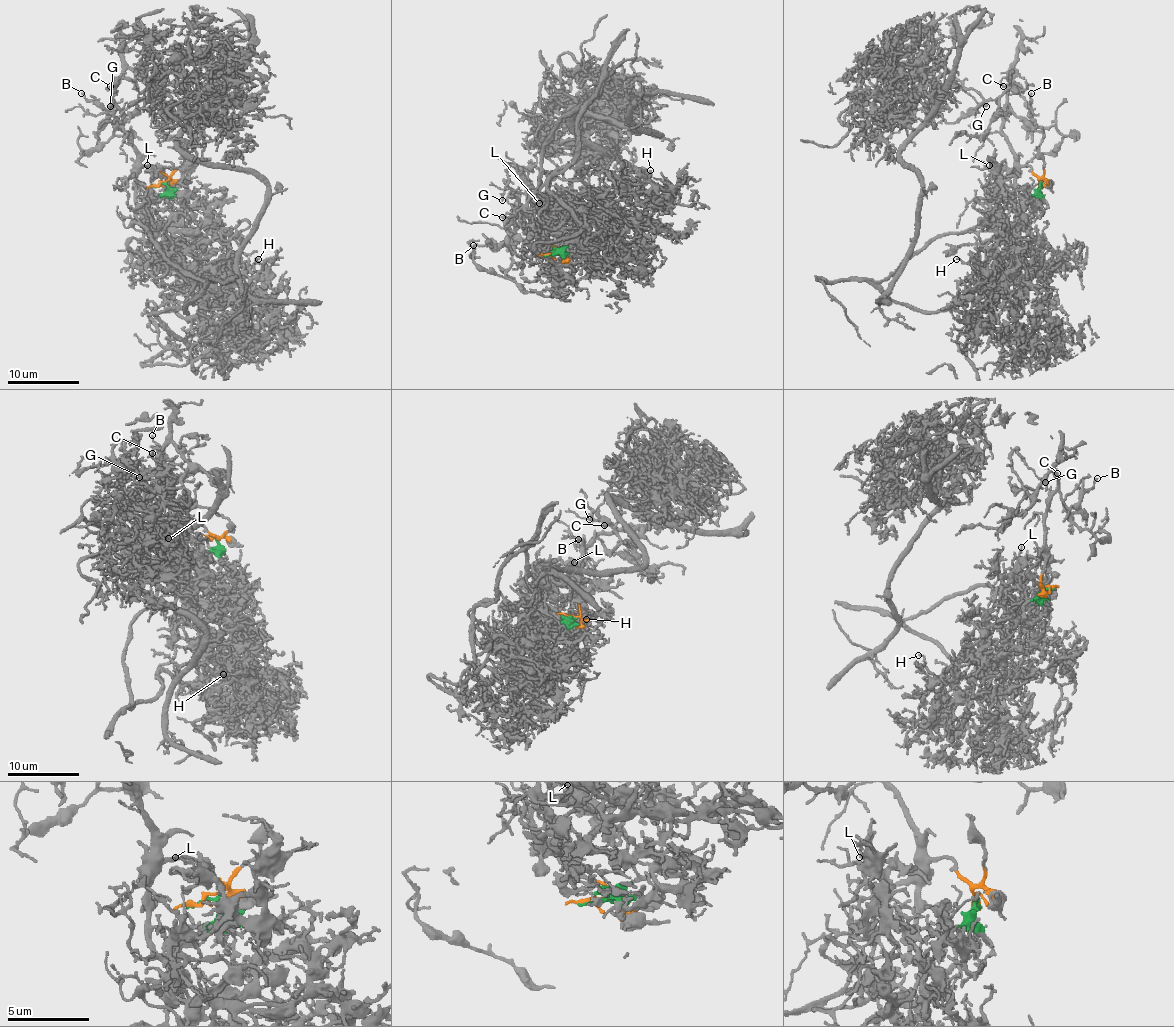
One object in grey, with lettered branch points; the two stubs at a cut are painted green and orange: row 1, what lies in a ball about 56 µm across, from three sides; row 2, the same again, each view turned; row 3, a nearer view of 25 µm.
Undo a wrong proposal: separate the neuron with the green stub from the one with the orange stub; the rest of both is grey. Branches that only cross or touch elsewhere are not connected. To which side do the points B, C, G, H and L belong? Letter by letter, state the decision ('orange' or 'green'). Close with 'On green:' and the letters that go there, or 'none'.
B: orange
C: orange
G: orange
H: green
L: green
On green: H, L

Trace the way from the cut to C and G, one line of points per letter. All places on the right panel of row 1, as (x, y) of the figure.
C: (1041, 186), (1027, 165), (1018, 163), (1002, 131), (1007, 79), (1000, 81), (1004, 86)
G: (1041, 186), (1018, 163), (1002, 129), (1013, 68), (1013, 84), (999, 97), (982, 99), (952, 77), (986, 106)

